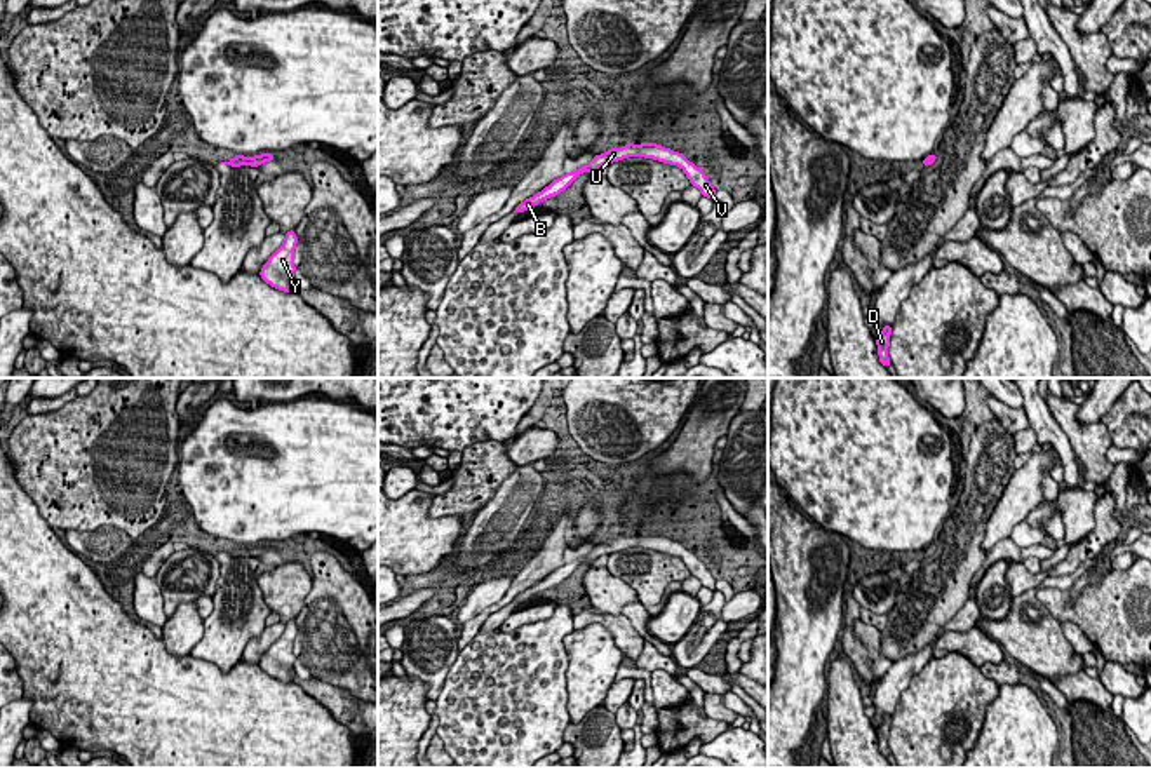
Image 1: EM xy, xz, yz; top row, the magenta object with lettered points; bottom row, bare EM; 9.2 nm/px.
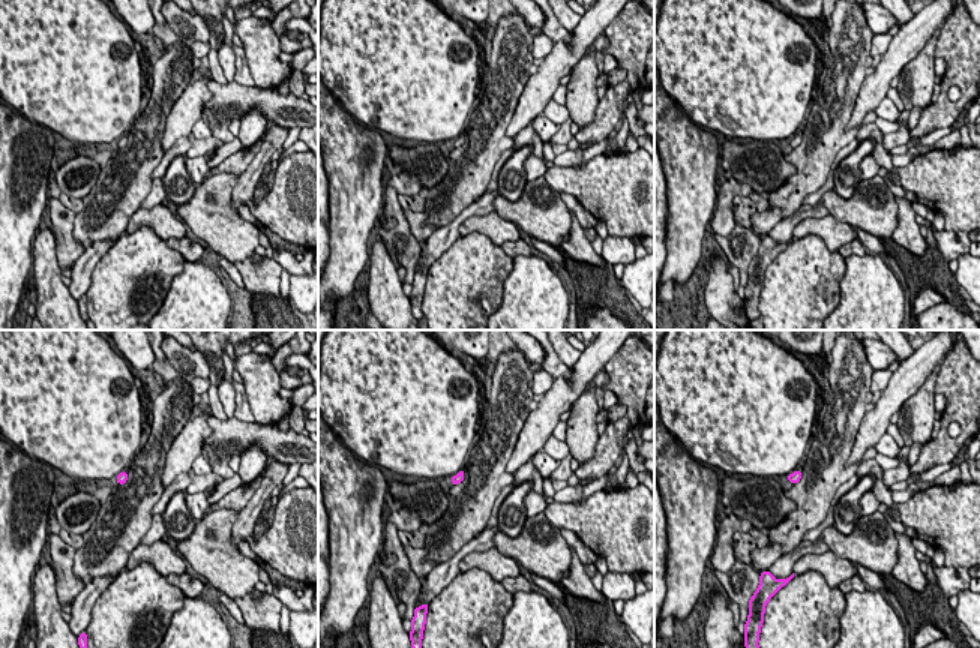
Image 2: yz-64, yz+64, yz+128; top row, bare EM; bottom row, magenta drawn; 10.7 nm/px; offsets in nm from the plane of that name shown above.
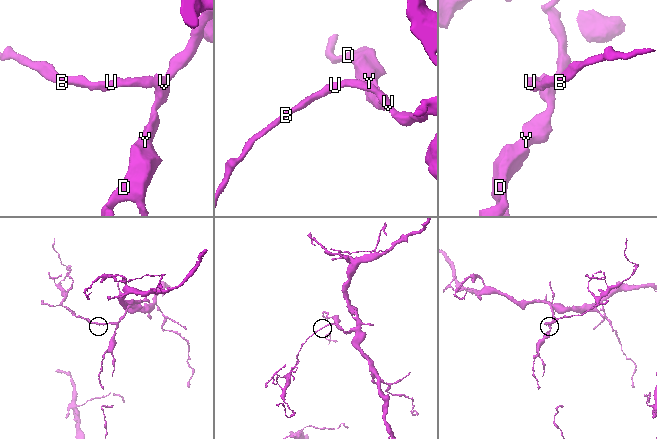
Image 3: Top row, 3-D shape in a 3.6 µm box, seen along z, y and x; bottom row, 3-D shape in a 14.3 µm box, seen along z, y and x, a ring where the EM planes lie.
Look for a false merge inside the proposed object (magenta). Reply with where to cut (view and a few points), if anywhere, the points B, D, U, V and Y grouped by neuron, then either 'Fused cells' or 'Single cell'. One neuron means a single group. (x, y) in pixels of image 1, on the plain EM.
No split. Groups: B D U V Y. Single cell

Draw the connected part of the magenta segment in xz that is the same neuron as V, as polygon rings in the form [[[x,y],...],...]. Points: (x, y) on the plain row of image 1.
[[[650,531],[650,533],[641,533],[641,535],[629,533],[622,538],[611,538],[606,543],[592,547],[592,550],[587,556],[582,556],[573,563],[564,563],[561,568],[554,569],[549,576],[545,576],[542,582],[521,592],[514,599],[514,603],[519,604],[524,601],[529,601],[536,597],[542,590],[559,585],[571,573],[575,573],[575,569],[582,563],[594,564],[601,556],[609,556],[613,552],[618,552],[629,547],[644,547],[644,549],[653,549],[663,554],[681,557],[686,568],[690,569],[691,576],[700,580],[702,587],[716,590],[716,580],[712,573],[709,571],[709,568],[705,566],[703,559],[697,557],[683,543]]]

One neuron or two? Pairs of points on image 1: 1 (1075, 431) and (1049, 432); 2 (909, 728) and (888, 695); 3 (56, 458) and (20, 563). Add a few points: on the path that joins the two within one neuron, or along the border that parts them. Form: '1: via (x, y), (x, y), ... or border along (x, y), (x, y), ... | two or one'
1: border along (1043, 401), (1076, 457) | two
2: border along (920, 673), (902, 692), (892, 716) | two
3: border along (18, 483), (51, 528) | two

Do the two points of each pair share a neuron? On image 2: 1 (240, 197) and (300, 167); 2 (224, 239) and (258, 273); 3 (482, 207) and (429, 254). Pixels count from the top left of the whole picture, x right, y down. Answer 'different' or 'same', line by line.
1: different
2: different
3: same

